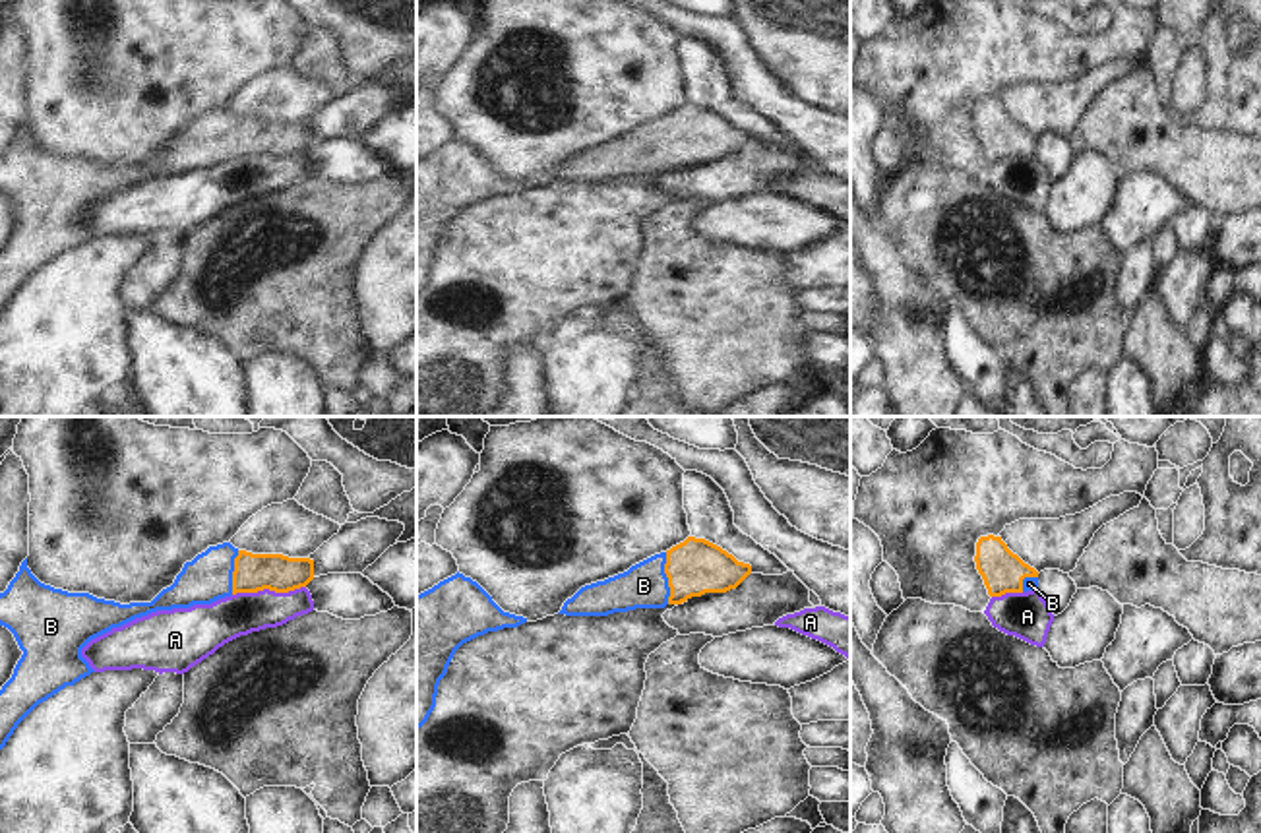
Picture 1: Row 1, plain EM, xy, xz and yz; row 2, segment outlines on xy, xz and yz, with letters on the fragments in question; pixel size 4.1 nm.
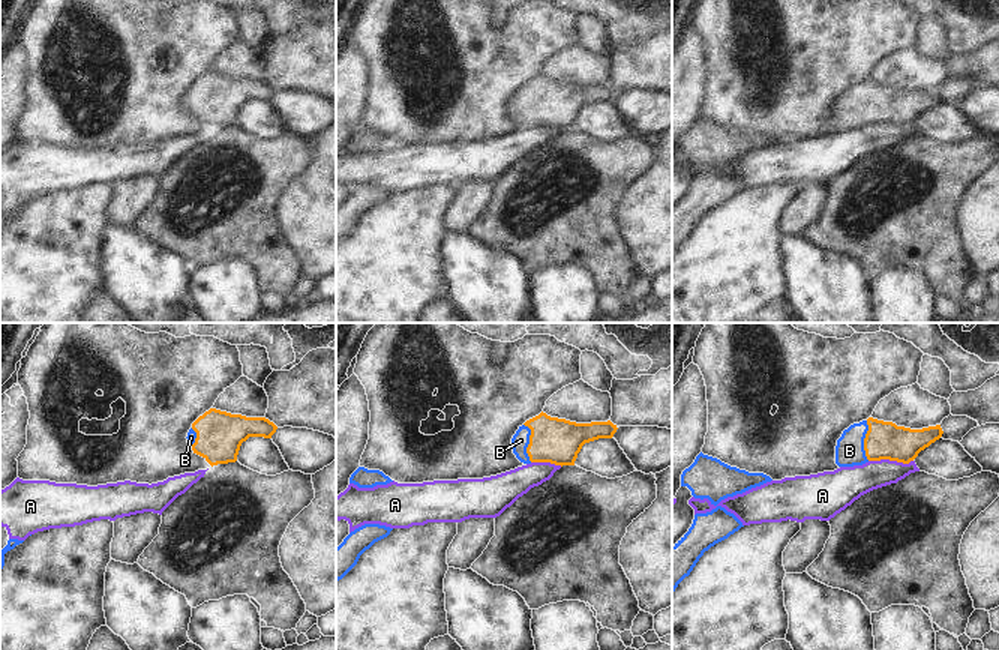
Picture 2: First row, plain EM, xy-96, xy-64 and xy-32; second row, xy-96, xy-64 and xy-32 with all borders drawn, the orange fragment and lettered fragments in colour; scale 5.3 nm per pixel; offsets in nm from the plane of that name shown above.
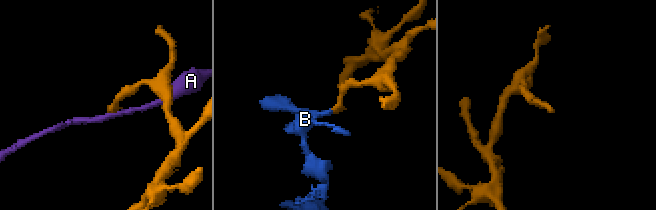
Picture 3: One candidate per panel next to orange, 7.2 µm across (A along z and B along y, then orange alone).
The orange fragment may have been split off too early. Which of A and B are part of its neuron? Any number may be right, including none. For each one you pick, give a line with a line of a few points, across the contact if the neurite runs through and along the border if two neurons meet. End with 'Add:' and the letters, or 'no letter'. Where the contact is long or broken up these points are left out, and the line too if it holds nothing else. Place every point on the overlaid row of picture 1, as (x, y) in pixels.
B: line xz (696, 566), (667, 576), (644, 586)
Add: B

